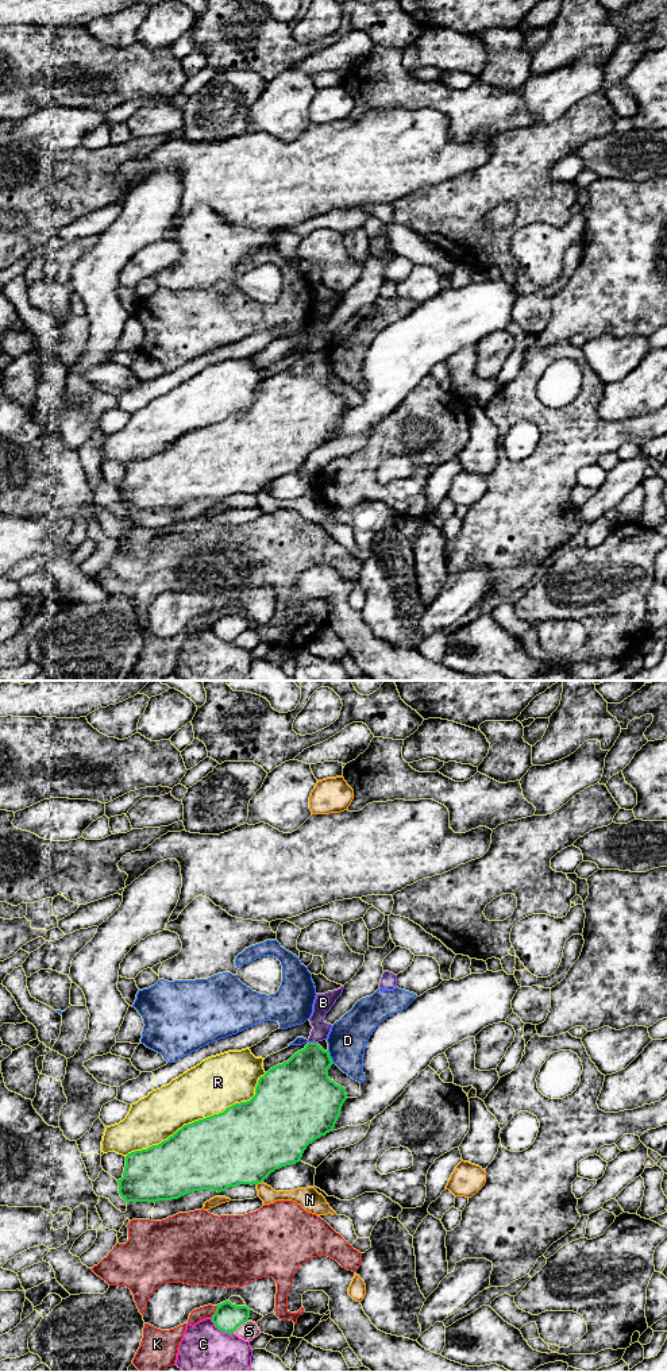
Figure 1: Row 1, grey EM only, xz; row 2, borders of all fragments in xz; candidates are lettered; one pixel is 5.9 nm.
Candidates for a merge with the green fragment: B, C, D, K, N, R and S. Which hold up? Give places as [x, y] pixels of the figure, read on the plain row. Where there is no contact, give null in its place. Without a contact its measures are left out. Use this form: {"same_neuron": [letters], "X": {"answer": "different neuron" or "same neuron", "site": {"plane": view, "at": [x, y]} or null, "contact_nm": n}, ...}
{"same_neuron": [], "B": {"answer": "different neuron", "site": {"plane": "xz", "at": [312, 351]}, "contact_nm": 60}, "C": {"answer": "different neuron", "site": {"plane": "xz", "at": [220, 638]}, "contact_nm": 170}, "D": {"answer": "different neuron", "site": {"plane": "xz", "at": [330, 366]}, "contact_nm": 90}, "K": {"answer": "different neuron", "site": {"plane": "xz", "at": [215, 621]}, "contact_nm": 90}, "N": {"answer": "different neuron", "site": {"plane": "xz", "at": [258, 490]}, "contact_nm": 40}, "R": {"answer": "different neuron", "site": {"plane": "xz", "at": [203, 427]}, "contact_nm": 1000}, "S": {"answer": "different neuron", "site": {"plane": "xz", "at": [239, 634]}, "contact_nm": 120}}

